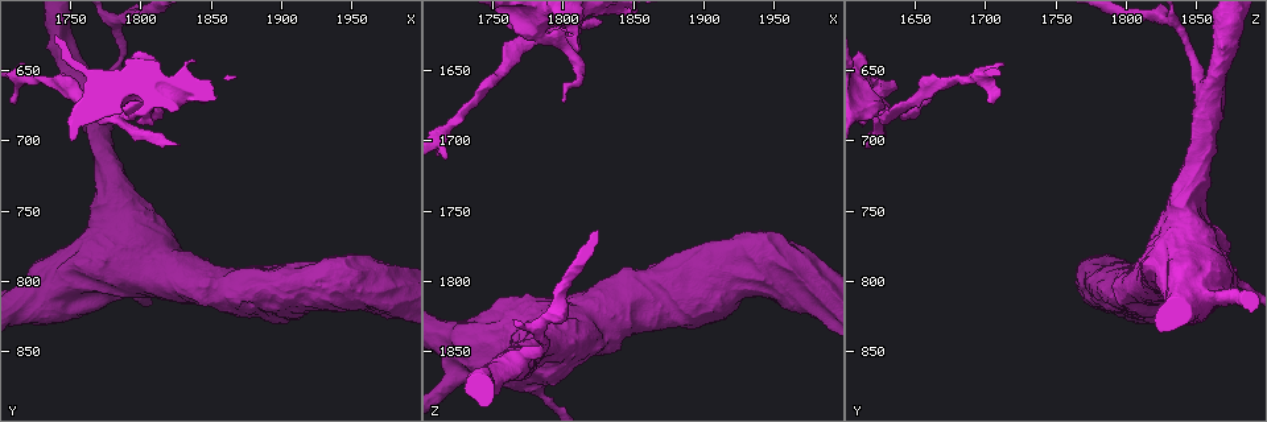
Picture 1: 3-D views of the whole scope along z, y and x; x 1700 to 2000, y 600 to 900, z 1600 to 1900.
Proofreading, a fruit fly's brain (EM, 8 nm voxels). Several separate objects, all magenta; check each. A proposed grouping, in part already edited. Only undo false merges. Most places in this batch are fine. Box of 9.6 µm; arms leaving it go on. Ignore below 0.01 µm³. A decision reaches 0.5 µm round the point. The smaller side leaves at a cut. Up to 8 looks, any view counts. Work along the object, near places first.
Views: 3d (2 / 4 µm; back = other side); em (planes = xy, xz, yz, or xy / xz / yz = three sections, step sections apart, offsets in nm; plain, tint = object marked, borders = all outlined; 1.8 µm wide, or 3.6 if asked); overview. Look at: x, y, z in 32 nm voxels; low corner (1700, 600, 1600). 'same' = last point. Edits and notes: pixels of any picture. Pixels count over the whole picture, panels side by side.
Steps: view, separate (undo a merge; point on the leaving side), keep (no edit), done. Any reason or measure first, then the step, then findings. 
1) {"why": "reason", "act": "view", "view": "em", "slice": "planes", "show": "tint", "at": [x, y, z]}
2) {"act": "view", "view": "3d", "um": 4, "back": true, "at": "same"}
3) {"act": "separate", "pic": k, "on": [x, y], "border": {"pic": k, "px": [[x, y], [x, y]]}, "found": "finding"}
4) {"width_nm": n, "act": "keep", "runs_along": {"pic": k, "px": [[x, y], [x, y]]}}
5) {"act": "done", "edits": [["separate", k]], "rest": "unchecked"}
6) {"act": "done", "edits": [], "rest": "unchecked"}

{"why": "abrupt turn", "act": "view", "view": "em", "slice": "xy", "step": 16, "show": "tint", "at": [1780, 676, 1622]}

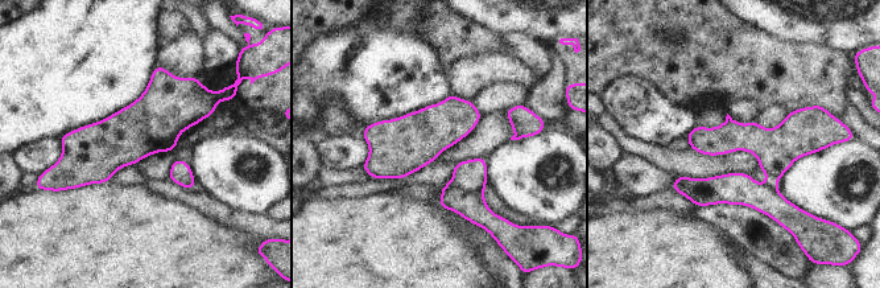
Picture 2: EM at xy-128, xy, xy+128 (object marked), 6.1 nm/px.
{"act": "view", "view": "em", "slice": "planes", "show": "tint", "at": "same"}

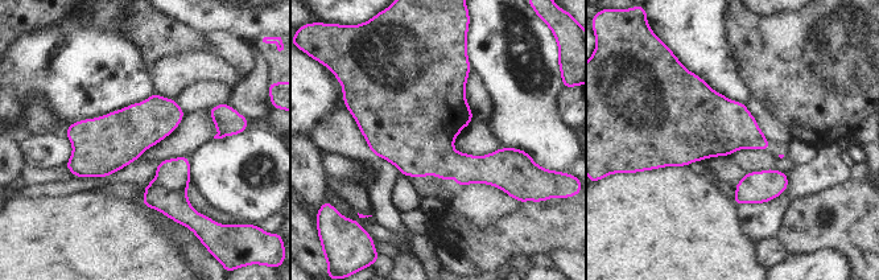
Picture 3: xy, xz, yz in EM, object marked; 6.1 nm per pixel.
{"act": "separate", "pic": 3, "on": [176, 206], "found": "a second neuron is stuck on"}

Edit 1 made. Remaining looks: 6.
{"why": "three-way junction", "act": "view", "view": "em", "um": 3.6, "slice": "xy", "step": 8, "show": "tint", "at": [1772, 658, 1856]}

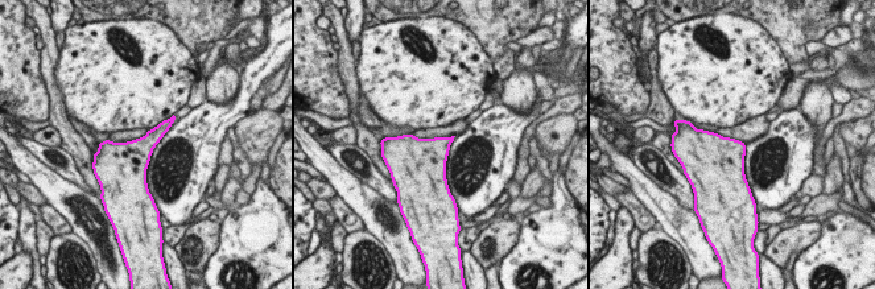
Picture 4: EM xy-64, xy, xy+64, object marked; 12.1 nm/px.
{"act": "view", "view": "em", "um": 3.6, "slice": "planes", "show": "tint", "at": "same"}

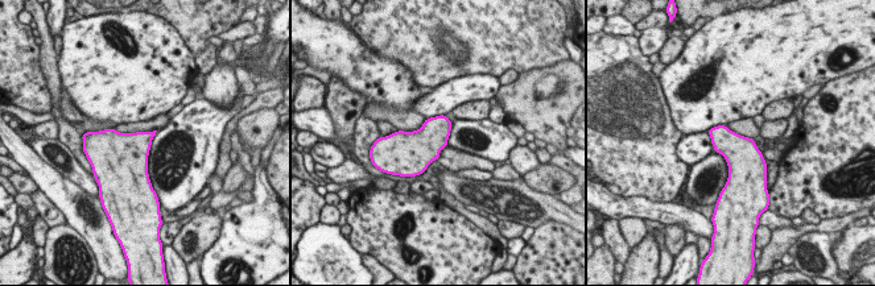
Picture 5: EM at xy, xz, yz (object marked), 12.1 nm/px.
{"act": "keep", "found": "one neuron here"}

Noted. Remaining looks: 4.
{"why": "sudden change in width", "act": "view", "view": "em", "um": 3.6, "slice": "xy", "step": 16, "show": "tint", "at": [1726, 812, 1866]}

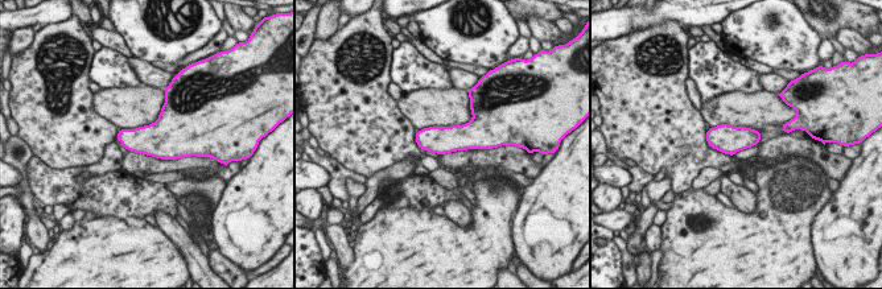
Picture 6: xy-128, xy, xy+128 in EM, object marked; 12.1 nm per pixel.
{"act": "view", "view": "em", "um": 3.6, "slice": "yz", "step": 16, "show": "tint", "at": "same"}

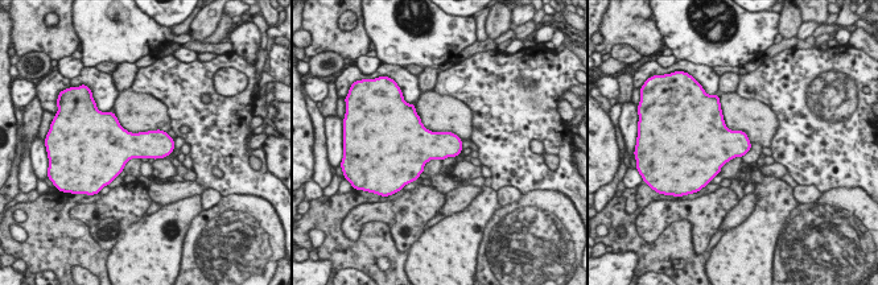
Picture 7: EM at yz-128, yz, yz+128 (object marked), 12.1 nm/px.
{"width_nm": 340, "act": "keep", "found": "all the same neuron"}

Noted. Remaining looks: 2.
{"act": "done", "edits": [["separate", 3]], "rest": "unchecked"}

